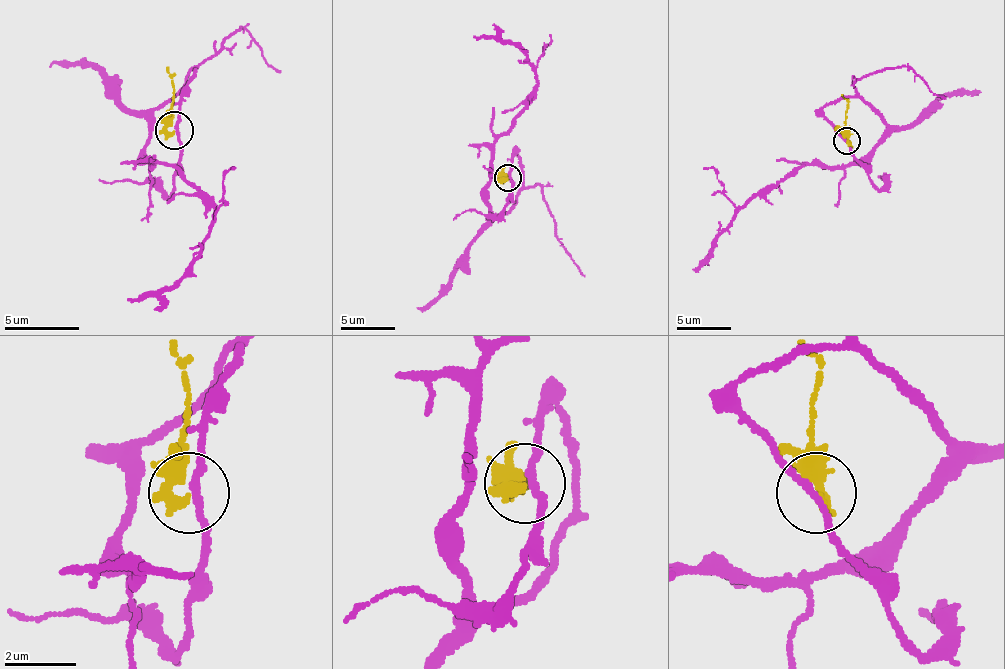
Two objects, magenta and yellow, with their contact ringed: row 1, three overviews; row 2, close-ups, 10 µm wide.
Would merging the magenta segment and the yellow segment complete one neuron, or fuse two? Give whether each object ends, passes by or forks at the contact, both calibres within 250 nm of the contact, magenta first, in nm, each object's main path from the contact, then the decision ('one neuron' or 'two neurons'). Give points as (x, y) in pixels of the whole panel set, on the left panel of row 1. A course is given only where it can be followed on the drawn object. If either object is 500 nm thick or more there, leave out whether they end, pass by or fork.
magenta passes by; yellow ends; calibres 180 and 280 nm; course magenta (175, 129), (193, 69), (156, 110), (145, 155), (208, 200), (212, 230), (171, 286), (126, 301); course yellow (175, 129), (167, 66); two neurons

